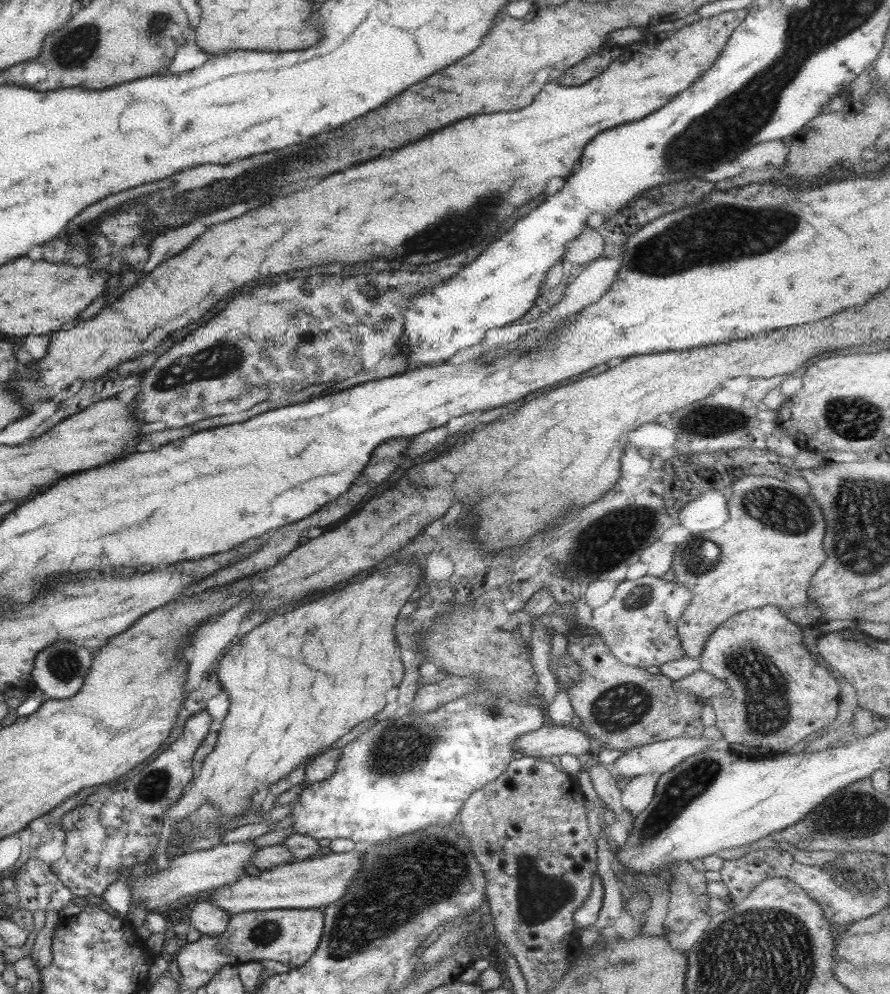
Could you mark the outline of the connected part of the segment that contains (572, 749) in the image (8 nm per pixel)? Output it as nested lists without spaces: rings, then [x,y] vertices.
[[[545,723],[533,732],[521,734],[513,742],[513,751],[519,751],[522,756],[532,756],[547,760],[550,756],[563,756],[592,752],[593,743],[589,736],[580,728],[552,725]]]

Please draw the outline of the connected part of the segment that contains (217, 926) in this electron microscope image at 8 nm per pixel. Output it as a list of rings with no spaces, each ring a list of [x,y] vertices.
[[[211,900],[191,904],[191,910],[193,912],[189,912],[189,924],[198,930],[199,934],[215,936],[225,932],[229,915],[221,908],[213,906]]]

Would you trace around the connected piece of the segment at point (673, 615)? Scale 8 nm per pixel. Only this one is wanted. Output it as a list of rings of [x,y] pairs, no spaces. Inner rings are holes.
[[[647,575],[635,580],[625,579],[617,585],[607,602],[591,610],[591,620],[586,625],[599,633],[609,652],[623,664],[642,669],[661,666],[683,657],[676,623],[687,608],[687,602],[687,588],[674,581],[665,582]]]

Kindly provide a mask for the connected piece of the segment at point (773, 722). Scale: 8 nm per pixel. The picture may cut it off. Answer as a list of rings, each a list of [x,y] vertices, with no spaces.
[[[777,608],[745,610],[739,612],[737,618],[727,618],[709,632],[698,661],[703,671],[727,685],[726,696],[709,699],[716,714],[714,726],[721,731],[723,743],[731,752],[749,758],[780,754],[809,734],[834,726],[839,701],[838,681],[811,657],[802,642],[801,626],[790,622]]]

